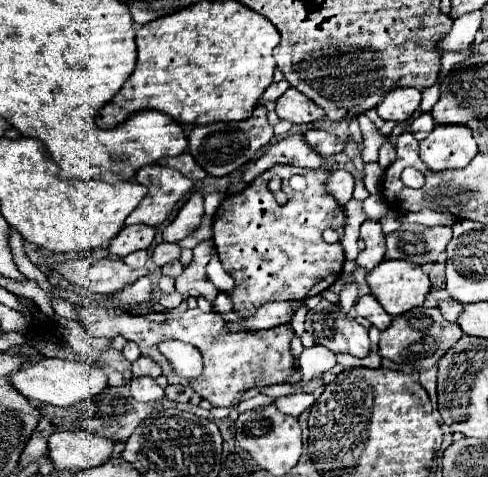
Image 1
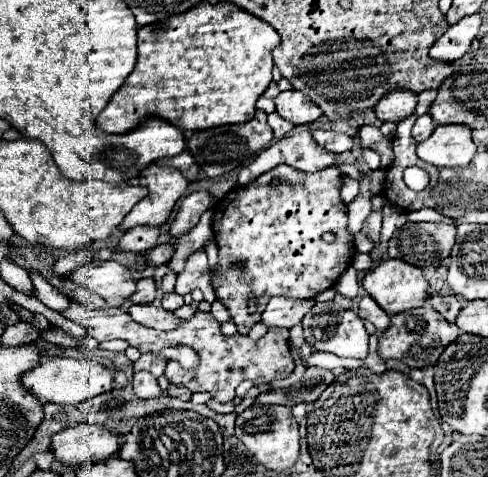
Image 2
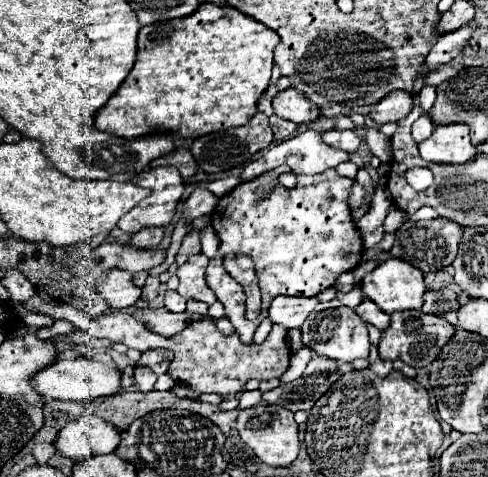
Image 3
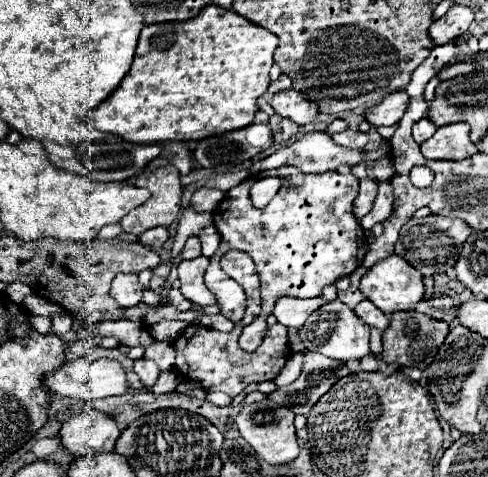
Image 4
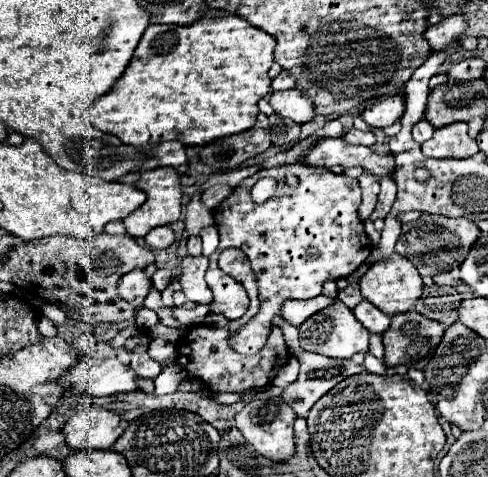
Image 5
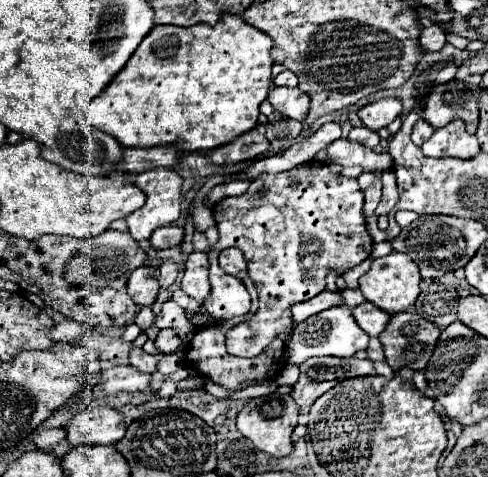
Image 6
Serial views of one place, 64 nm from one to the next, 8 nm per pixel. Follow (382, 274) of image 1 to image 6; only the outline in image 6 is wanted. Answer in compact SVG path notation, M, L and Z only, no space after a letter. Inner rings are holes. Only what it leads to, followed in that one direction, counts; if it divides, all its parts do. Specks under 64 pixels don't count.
M392 252L388 256L376 258L370 266L370 270L360 278L360 290L364 294L364 298L372 304L376 304L378 308L382 308L388 314L396 314L396 312L404 312L408 310L418 294L420 294L420 272L418 266L404 254L400 252Z

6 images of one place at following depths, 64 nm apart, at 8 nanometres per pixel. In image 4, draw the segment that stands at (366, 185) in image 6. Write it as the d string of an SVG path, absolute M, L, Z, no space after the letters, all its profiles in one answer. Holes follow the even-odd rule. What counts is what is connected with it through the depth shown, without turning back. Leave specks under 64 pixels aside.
M366 176L366 178L360 180L360 192L358 192L356 200L354 200L354 214L358 218L362 218L362 216L366 216L370 212L372 202L376 198L376 188L378 186L376 186L376 182L370 176Z

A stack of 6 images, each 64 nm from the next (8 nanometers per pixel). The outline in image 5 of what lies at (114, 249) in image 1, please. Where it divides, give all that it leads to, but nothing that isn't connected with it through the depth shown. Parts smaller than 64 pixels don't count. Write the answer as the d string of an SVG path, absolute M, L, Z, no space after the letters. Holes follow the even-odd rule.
M160 226L160 228L154 228L152 232L148 232L144 236L144 242L152 248L152 250L158 250L158 248L168 248L172 242L174 242L174 230L170 226Z

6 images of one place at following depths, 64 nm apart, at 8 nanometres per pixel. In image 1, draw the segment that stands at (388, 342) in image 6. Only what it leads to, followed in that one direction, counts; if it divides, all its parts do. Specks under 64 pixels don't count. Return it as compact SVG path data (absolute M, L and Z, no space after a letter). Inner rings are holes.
M418 306L402 316L392 318L392 324L382 332L380 336L380 354L384 358L390 358L400 366L400 370L414 370L414 372L426 372L432 366L440 362L440 358L448 352L450 346L454 346L462 338L462 330L458 324L448 322L440 308L426 308Z

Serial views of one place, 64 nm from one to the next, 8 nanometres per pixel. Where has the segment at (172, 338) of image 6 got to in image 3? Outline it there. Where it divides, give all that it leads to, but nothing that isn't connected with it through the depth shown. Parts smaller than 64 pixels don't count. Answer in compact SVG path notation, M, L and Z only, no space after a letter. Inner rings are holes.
M148 350L138 360L138 366L150 368L154 374L164 374L168 370L170 360L172 360L172 354L168 350Z

